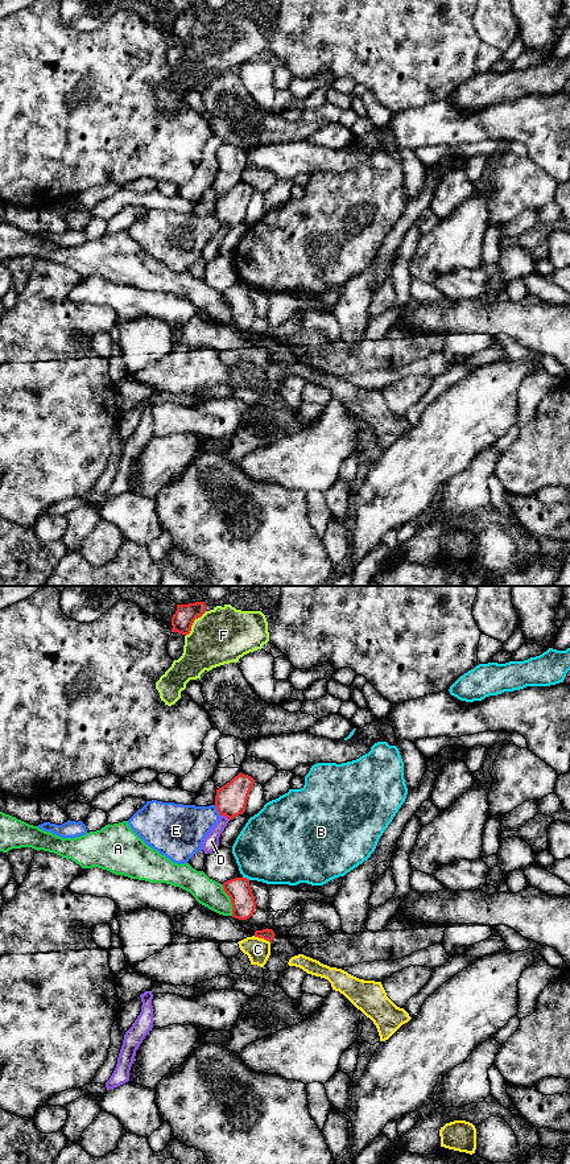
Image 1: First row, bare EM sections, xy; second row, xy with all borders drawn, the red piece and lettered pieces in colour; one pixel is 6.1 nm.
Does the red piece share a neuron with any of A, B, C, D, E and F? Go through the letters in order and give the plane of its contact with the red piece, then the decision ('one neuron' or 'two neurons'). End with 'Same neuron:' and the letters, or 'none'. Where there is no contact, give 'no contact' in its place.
A: meets red in xy; two neurons
B: meets red in xy; two neurons
C: meets red in xy; two neurons
D: meets red in xy; two neurons
E: meets red in xy; two neurons
F: meets red in xy; two neurons
Same neuron: none

